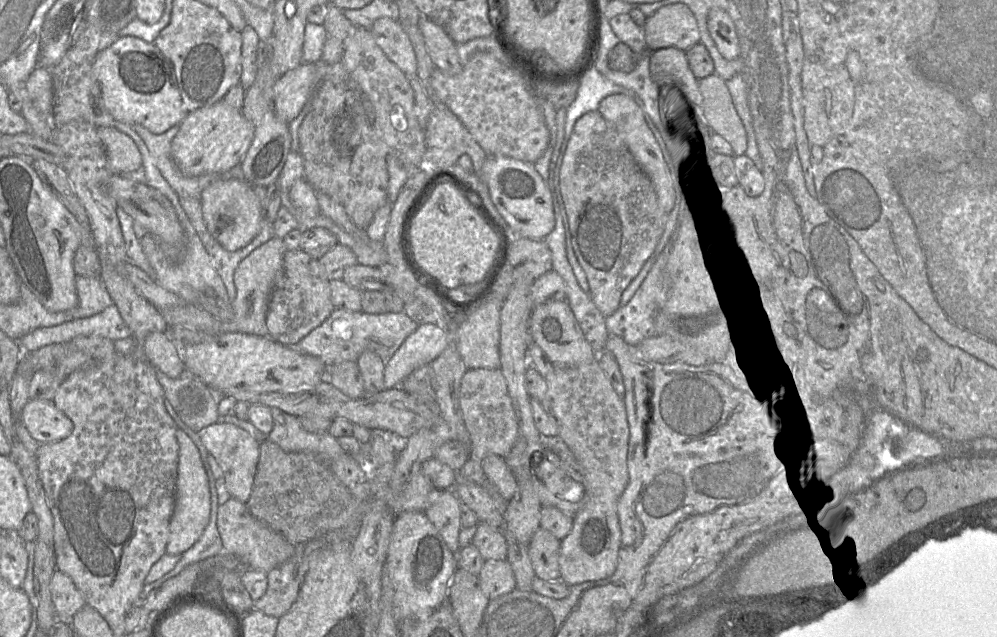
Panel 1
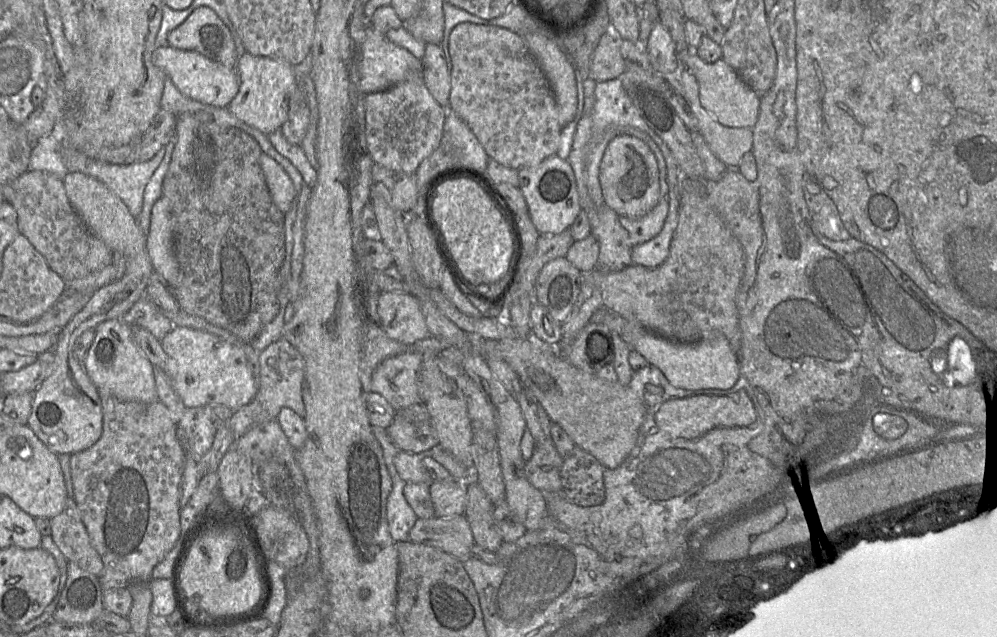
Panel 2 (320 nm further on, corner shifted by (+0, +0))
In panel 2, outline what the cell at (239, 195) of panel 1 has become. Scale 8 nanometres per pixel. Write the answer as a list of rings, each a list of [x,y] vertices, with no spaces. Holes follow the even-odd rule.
[[[264,153],[261,154],[259,163],[273,203],[282,213],[287,213],[294,198],[290,178],[274,159]]]

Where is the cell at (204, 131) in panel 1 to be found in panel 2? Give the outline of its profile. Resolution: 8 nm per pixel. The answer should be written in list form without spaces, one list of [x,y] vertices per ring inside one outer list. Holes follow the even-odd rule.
[[[245,52],[238,57],[236,69],[240,88],[228,105],[229,111],[237,119],[266,135],[280,129],[287,117],[290,94],[297,85],[293,65],[284,60],[254,56]]]

